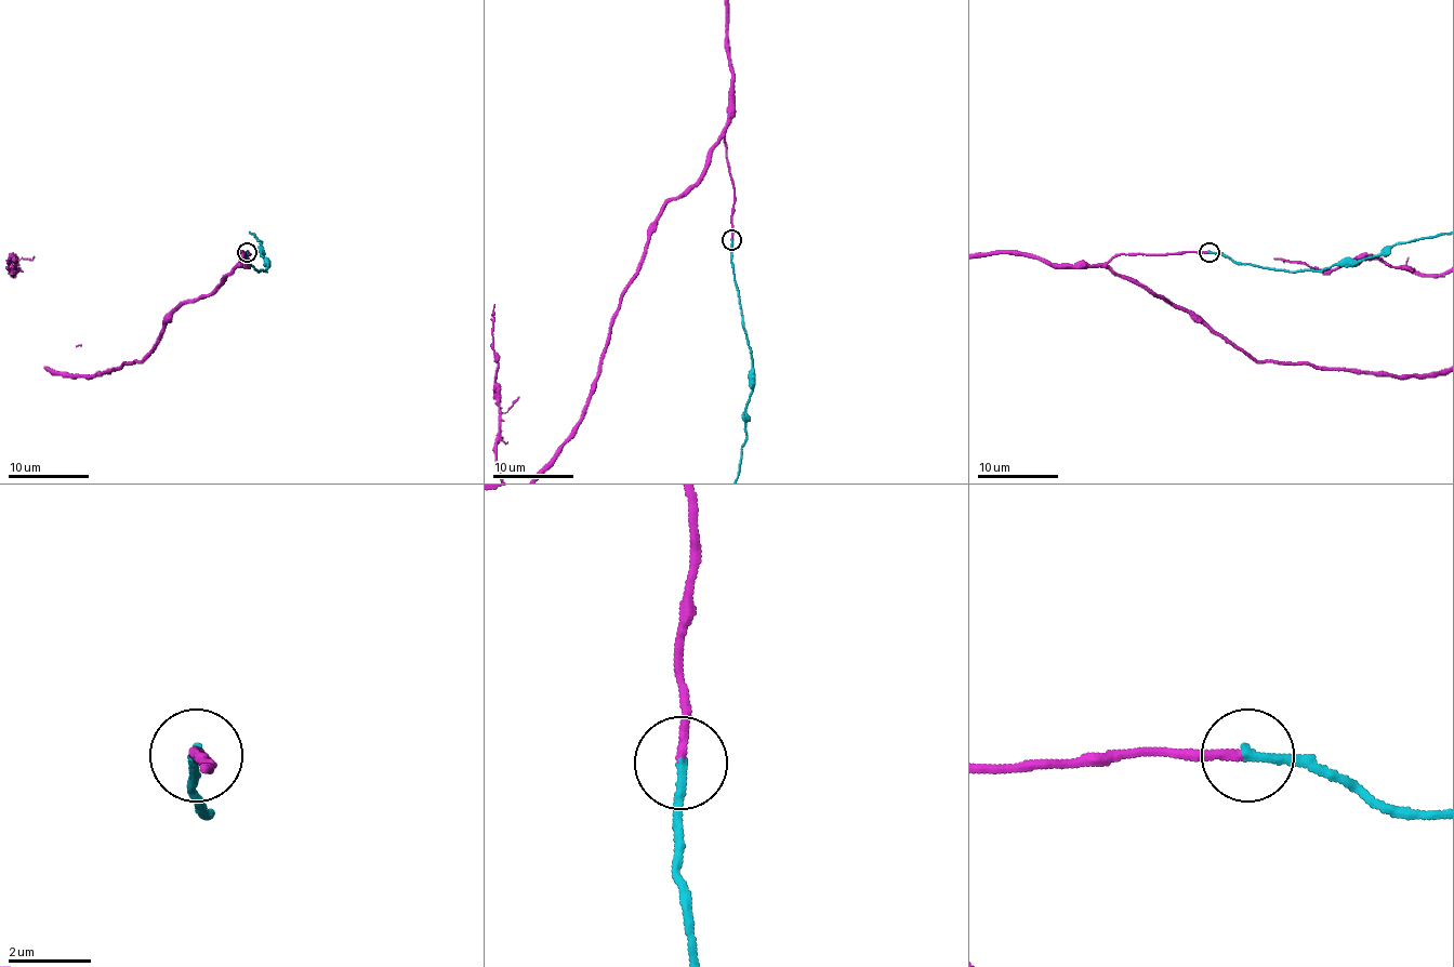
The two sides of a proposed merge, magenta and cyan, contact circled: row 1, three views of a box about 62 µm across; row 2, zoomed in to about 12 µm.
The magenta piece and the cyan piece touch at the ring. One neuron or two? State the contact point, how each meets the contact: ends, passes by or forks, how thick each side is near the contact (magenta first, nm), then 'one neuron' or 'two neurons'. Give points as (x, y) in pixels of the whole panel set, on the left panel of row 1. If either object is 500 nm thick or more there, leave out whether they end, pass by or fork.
(247, 252) | magenta ends | cyan ends | 200/240 nm | one neuron

